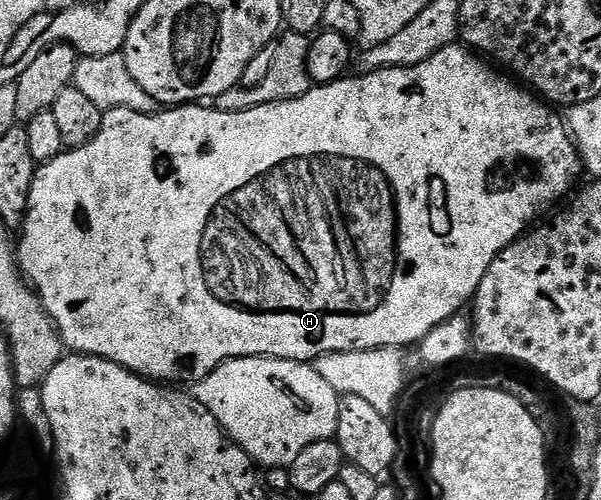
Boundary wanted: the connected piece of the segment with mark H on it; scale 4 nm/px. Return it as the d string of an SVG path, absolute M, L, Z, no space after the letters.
M461 43L444 47L436 51L432 59L424 59L424 63L407 69L377 69L371 73L363 72L361 76L347 75L341 81L333 81L327 85L314 85L307 93L300 95L300 99L268 103L264 107L252 107L252 111L239 113L225 113L213 107L203 107L198 103L166 107L157 113L137 113L131 109L107 109L102 114L100 131L91 141L84 143L78 149L66 149L56 159L39 164L34 171L32 191L28 195L28 211L22 221L20 230L22 238L19 241L17 238L16 241L16 260L23 277L26 278L27 285L38 294L42 306L46 308L48 315L58 328L63 346L78 355L99 357L108 359L112 363L120 363L120 367L130 369L155 383L182 383L178 381L197 383L205 379L213 369L223 365L225 361L231 361L233 357L278 357L282 361L310 363L320 355L336 351L368 351L387 347L407 347L406 345L414 347L421 343L437 325L444 323L450 317L461 314L465 310L462 308L465 305L467 308L468 303L473 302L474 292L480 287L496 255L500 255L514 241L523 236L539 220L537 217L545 209L553 210L555 208L553 205L575 188L574 180L578 177L578 169L580 173L583 168L582 159L578 155L578 146L574 144L565 120L561 116L557 117L554 114L557 112L547 102L539 99L533 92L527 91L521 84L515 83L505 72L499 71L493 64L487 63L479 54L467 49Z

